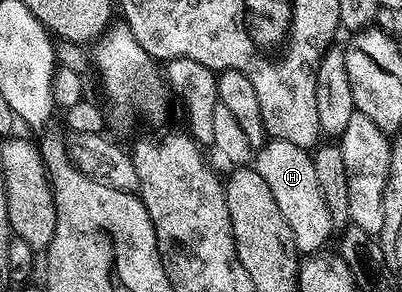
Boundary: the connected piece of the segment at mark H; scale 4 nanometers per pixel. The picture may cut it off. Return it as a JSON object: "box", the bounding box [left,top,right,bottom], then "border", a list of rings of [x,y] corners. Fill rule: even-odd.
{"box":[255,138,335,254],"border":[[[269,138],[256,149],[255,167],[263,177],[263,182],[267,182],[267,187],[271,189],[283,218],[287,218],[287,226],[291,226],[298,253],[312,254],[322,251],[328,245],[325,243],[328,242],[329,235],[334,235],[335,229],[327,202],[323,202],[323,193],[319,191],[312,155],[291,142]]]}

